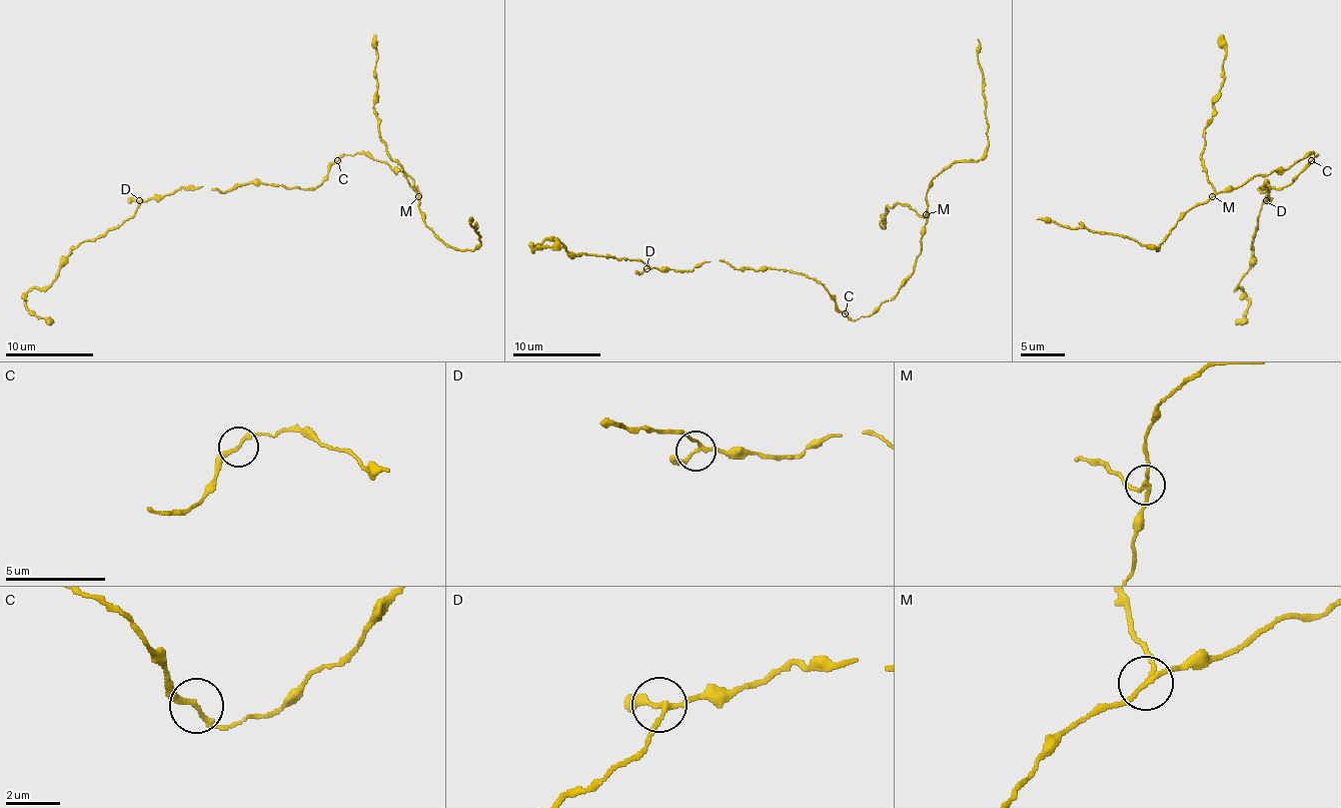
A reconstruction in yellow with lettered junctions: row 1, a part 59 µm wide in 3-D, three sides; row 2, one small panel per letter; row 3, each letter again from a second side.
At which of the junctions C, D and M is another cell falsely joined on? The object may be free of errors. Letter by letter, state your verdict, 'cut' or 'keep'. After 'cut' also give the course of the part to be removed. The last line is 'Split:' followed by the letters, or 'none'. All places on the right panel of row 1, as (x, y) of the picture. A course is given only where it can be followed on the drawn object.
C: keep
D: keep
M: cut | (1213, 196), (1213, 186), (1202, 164), (1206, 122), (1213, 115), (1213, 98), (1224, 80), (1226, 41), (1221, 34)
Split: M

